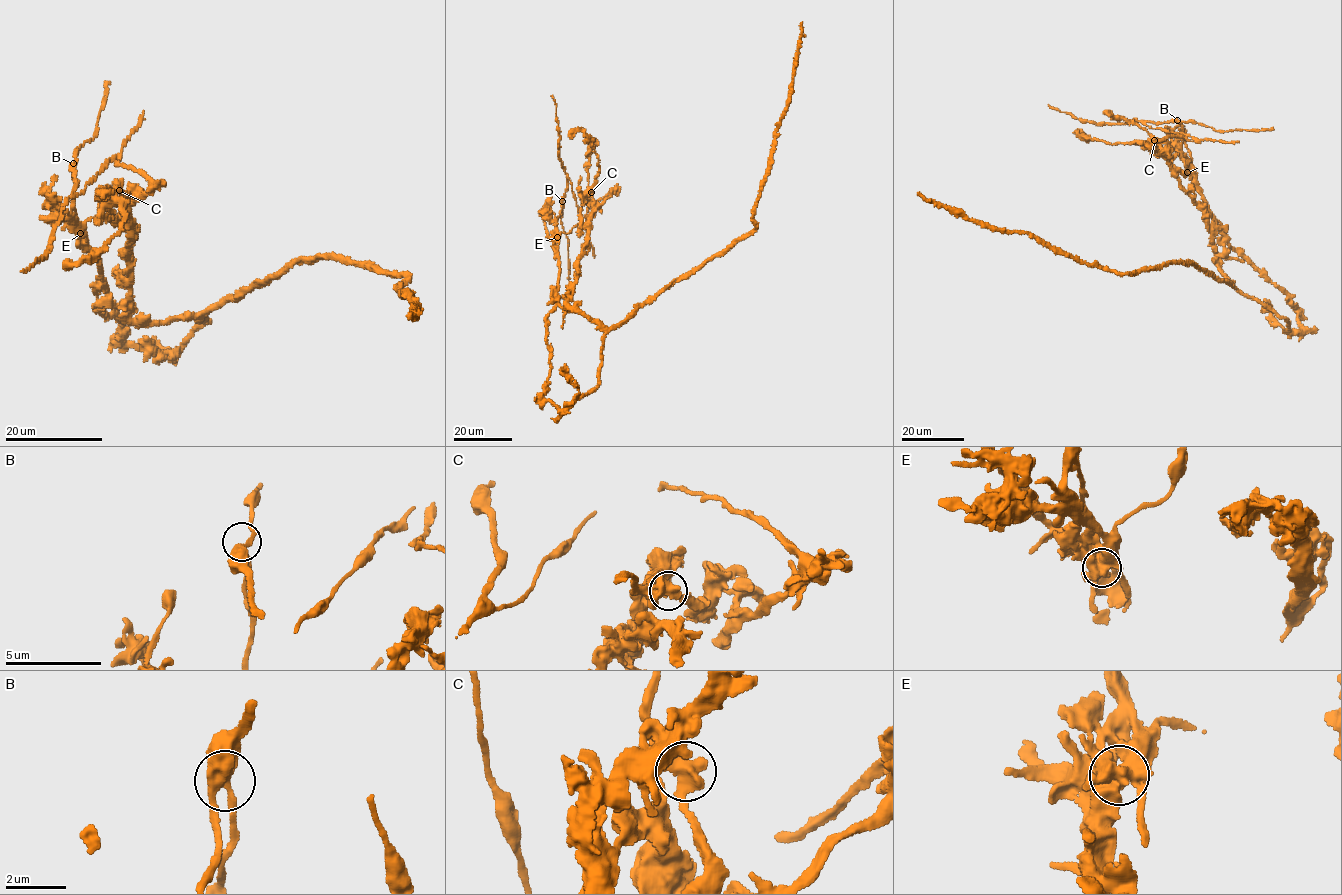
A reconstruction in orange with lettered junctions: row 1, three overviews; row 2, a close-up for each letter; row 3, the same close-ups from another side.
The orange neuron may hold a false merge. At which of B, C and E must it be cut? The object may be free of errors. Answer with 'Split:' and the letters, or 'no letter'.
Split: E

